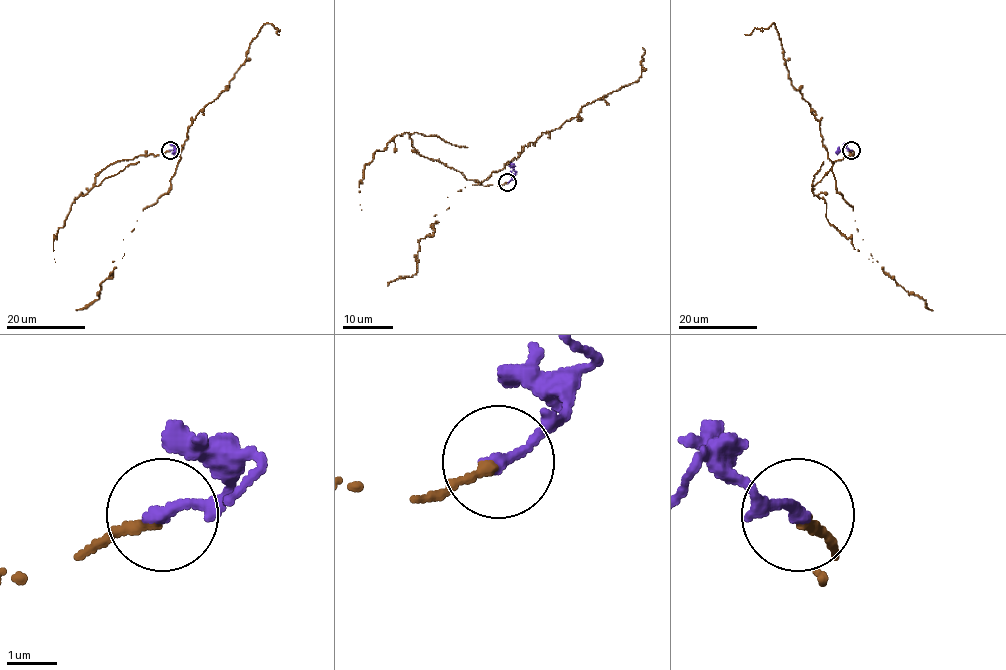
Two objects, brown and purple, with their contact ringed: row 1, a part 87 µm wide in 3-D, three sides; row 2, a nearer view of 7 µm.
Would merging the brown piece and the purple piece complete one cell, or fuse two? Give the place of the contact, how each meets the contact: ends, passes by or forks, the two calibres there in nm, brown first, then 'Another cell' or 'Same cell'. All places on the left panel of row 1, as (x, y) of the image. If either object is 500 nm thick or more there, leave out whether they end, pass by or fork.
Place: (170, 150). At the ring brown ends. At the ring purple ends. Thickness 200 nm (brown) against 240 nm. Same cell

